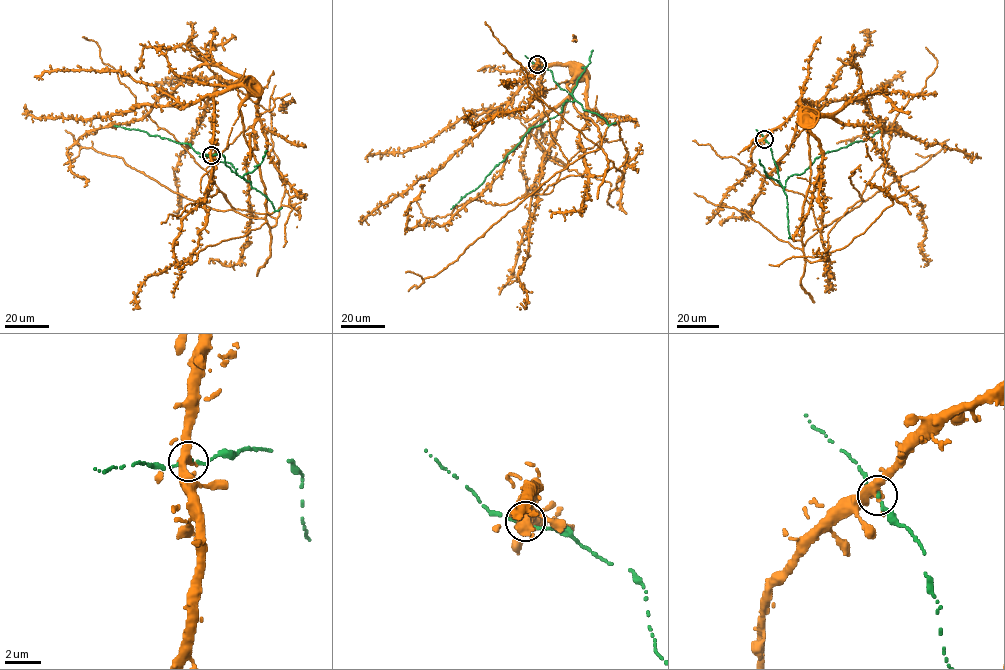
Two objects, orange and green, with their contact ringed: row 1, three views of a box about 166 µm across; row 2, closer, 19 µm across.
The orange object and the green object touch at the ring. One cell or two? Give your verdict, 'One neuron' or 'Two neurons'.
One neuron

